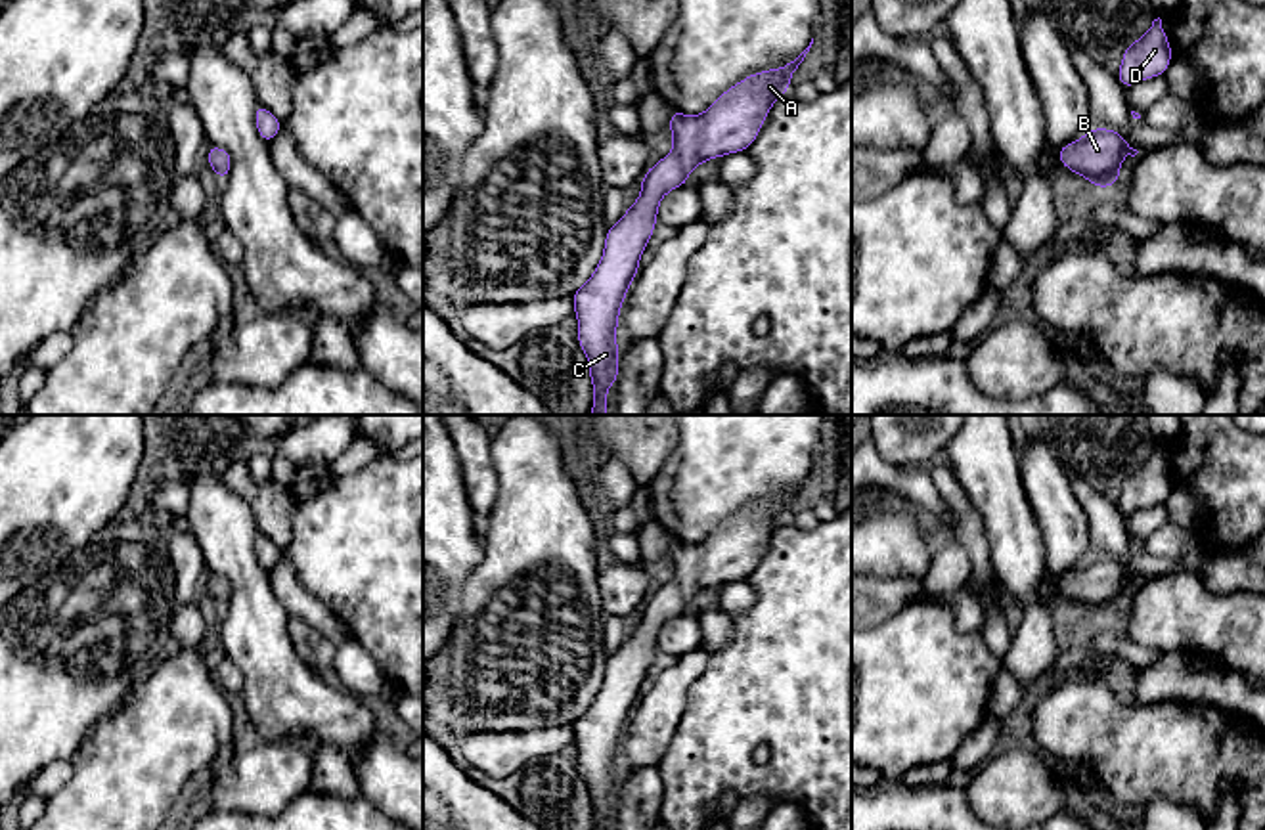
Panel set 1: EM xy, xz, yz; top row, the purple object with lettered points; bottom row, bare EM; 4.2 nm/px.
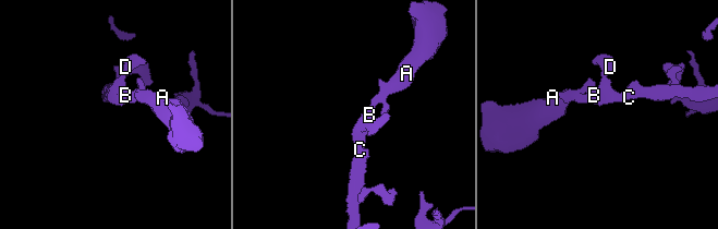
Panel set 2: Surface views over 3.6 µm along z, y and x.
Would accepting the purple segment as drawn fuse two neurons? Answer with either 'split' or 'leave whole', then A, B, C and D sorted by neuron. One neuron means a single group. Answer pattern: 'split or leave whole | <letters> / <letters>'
leave whole | A B C D

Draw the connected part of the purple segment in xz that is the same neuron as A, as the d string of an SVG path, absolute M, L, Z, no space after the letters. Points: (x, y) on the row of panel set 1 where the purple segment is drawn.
M813 38L810 46L790 63L787 63L783 69L767 69L764 73L748 75L744 80L737 82L729 90L725 90L702 115L683 115L676 109L670 113L670 132L674 138L674 151L666 157L662 157L655 166L651 166L645 176L641 178L641 193L639 199L628 207L622 220L609 228L605 237L605 252L593 272L593 275L588 279L586 285L582 285L570 298L574 302L574 314L578 317L578 344L588 356L589 361L589 379L593 382L593 407L589 415L607 415L607 390L610 384L618 381L618 344L616 344L616 327L618 327L618 316L624 302L624 296L639 270L639 258L653 235L653 229L658 222L658 203L660 199L676 189L687 184L687 176L695 166L699 166L702 161L712 161L716 157L723 157L727 153L737 153L748 149L754 140L760 134L760 126L764 124L771 105L790 88L790 76L798 69L798 65L804 61L806 54L810 52L813 44Z

